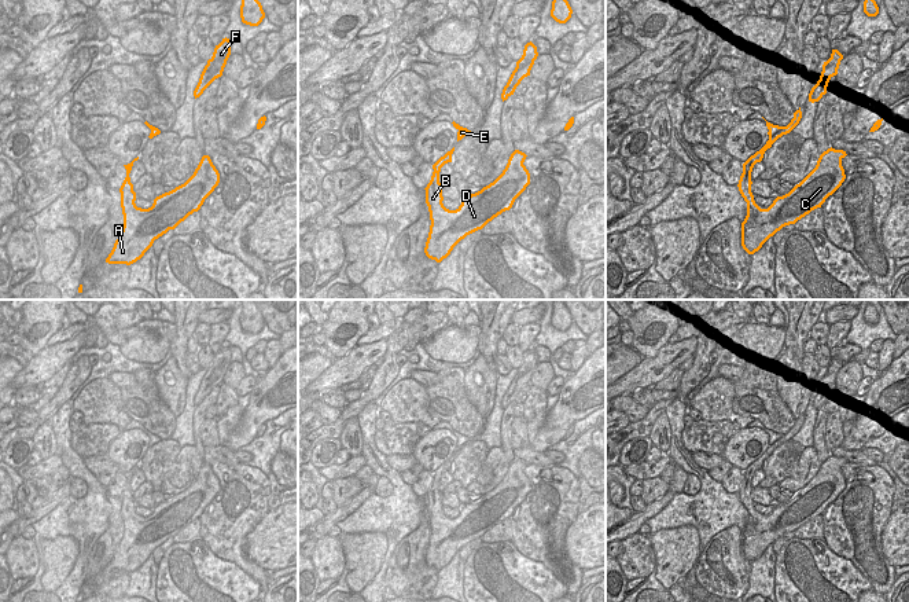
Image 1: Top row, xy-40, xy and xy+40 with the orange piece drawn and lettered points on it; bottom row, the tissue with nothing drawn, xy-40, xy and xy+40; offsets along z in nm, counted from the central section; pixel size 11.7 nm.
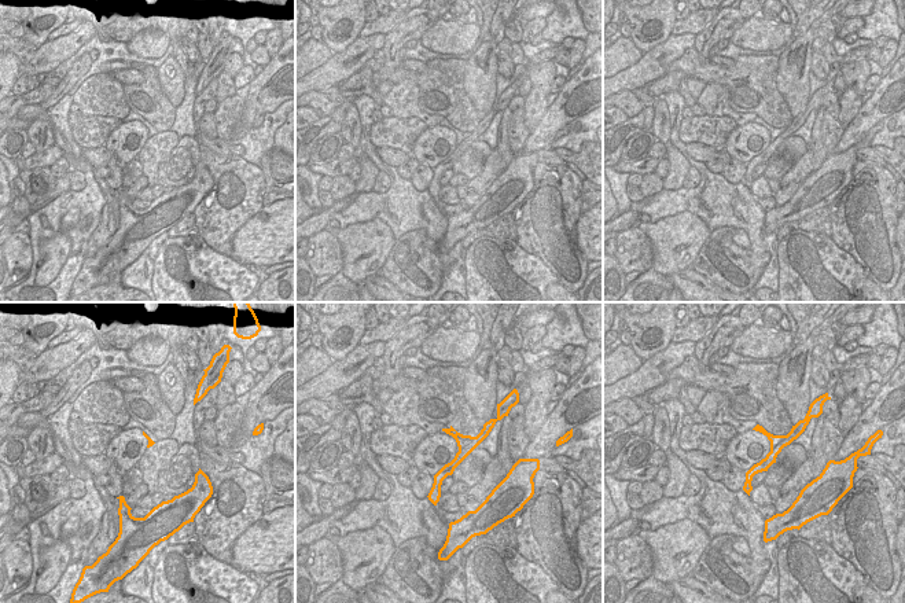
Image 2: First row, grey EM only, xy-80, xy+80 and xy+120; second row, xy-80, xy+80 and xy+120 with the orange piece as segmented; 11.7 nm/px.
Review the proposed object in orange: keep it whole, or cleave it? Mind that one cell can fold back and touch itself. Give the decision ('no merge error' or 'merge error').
merge error

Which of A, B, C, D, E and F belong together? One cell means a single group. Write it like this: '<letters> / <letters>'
A B C D / E F

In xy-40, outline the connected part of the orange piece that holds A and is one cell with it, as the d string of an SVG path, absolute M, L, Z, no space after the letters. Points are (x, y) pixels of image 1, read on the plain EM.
M203 463L184 492L157 504L148 517L137 515L136 500L122 492L119 500L124 535L106 570L130 573L140 568L155 547L198 520L218 491L218 478L210 465Z

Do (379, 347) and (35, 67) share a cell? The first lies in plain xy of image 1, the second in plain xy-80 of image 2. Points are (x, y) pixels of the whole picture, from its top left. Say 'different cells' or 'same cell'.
same cell

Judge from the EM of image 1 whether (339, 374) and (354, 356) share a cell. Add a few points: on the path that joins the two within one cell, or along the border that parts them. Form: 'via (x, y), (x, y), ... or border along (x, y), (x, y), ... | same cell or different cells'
via (343, 370), (353, 360) | same cell

